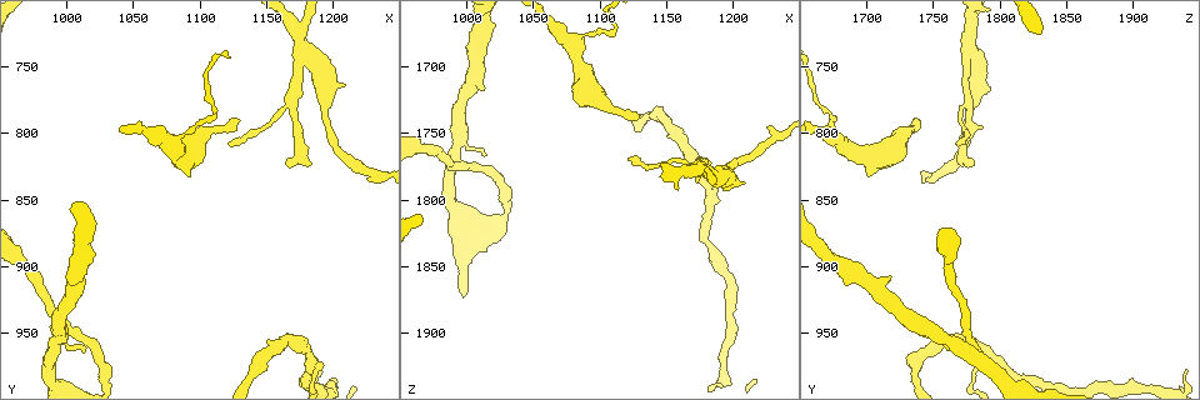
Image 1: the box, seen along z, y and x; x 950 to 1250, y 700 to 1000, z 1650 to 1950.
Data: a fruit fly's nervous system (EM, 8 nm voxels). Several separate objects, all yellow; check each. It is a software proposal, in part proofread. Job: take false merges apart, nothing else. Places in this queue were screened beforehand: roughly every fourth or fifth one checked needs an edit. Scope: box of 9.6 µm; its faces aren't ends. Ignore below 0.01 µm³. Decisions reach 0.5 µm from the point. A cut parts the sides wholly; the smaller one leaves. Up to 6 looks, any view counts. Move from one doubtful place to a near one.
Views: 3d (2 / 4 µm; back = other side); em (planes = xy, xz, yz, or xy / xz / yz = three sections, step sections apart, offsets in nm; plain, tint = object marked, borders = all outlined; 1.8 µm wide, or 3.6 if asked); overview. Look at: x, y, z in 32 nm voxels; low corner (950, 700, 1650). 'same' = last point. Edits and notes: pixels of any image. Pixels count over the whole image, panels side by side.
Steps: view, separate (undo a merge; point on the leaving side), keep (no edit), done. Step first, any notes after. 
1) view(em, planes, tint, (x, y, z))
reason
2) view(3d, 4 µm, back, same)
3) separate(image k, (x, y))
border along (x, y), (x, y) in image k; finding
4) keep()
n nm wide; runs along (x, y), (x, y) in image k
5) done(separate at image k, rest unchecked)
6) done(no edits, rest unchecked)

view(3d, 4 µm, (1092, 800, 1676))
abrupt turn

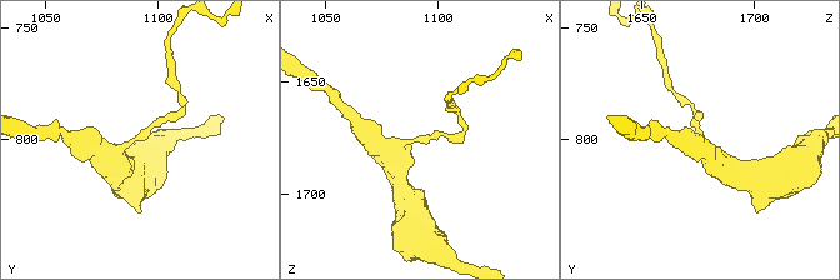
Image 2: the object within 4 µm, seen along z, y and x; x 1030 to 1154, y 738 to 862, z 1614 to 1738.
view(em, yz, step 4, tint, (1090, 799, 1677))
3 arms; shape alone is not enough

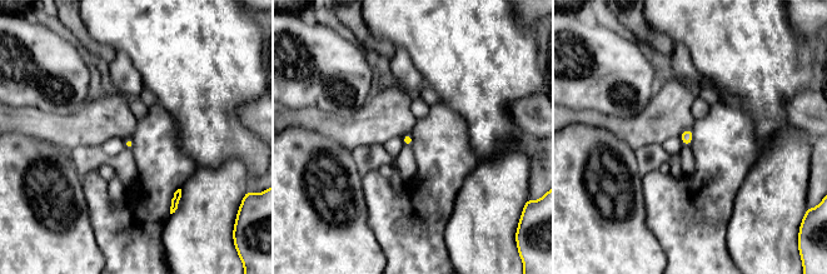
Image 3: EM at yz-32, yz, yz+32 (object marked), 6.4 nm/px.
view(em, planes, tint, same)
cut it another way

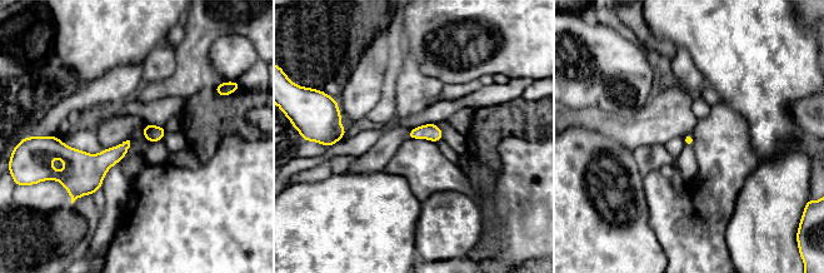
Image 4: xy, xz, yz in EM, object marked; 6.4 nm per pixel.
keep()
continuous, no second neuron

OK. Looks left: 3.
view(3d, 4 µm, back, (1174, 816, 1772))
abrupt turn

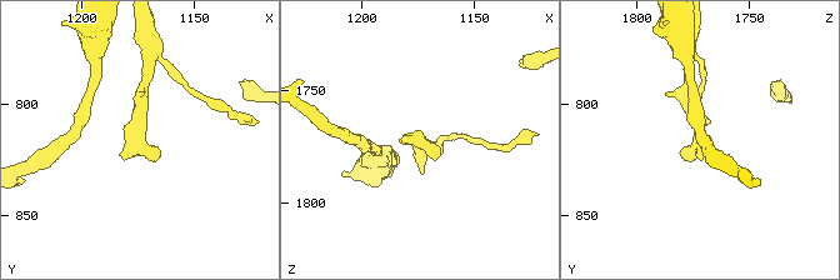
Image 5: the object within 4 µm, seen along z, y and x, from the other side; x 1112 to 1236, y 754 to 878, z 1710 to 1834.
view(em, planes, tint, (1175, 817, 1771))

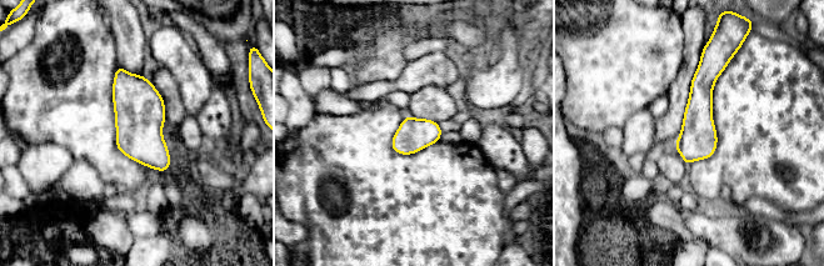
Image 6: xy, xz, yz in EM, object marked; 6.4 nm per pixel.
keep()
runs along (708, 58), (698, 140), (688, 160) in image 6; one neuron here

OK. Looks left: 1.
done(no edits, rest unchecked)

